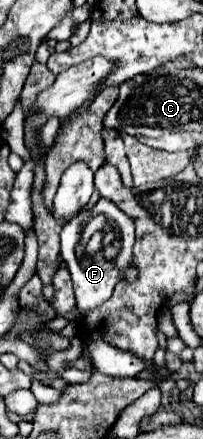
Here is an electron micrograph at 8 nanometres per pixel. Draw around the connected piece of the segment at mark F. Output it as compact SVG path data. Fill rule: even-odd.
M100 199L92 211L92 215L78 215L76 219L72 219L66 227L62 227L62 259L72 275L72 283L74 283L74 295L78 301L78 309L80 311L92 311L98 305L102 305L104 301L108 301L112 297L112 291L116 287L118 281L126 279L128 275L136 275L136 269L130 265L132 263L132 247L134 247L134 223L128 215L124 215L112 201L108 199ZM96 215L102 215L106 225L104 225L104 237L102 237L102 247L96 253L88 253L86 251L86 243L82 241L82 233L84 227L88 225L88 221Z

